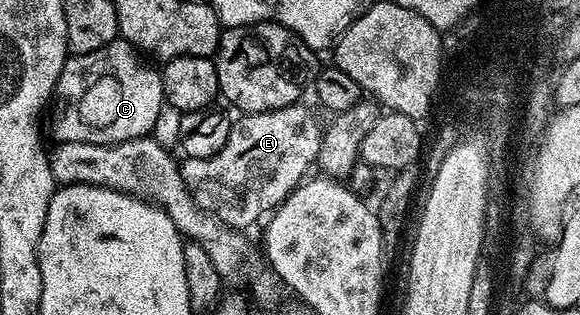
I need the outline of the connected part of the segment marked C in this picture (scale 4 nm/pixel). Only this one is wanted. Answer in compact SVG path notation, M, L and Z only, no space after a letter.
M117 37L110 45L106 45L102 49L98 49L94 53L86 53L85 55L72 55L66 62L62 73L56 82L56 90L54 98L50 103L50 115L52 111L52 135L56 143L65 143L66 141L86 141L87 143L121 143L122 141L130 141L131 139L143 139L151 136L152 131L156 127L156 122L160 119L160 110L165 110L166 100L164 98L164 80L161 72L156 71L152 67L147 67L143 63L141 52L137 51L132 44Z

